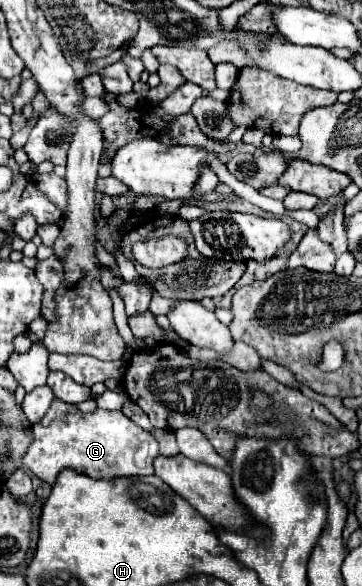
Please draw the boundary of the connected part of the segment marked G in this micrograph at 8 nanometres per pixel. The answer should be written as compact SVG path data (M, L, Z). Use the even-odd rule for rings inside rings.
M52 402L40 422L32 426L34 440L28 446L22 464L42 482L54 486L58 474L70 468L78 474L112 480L120 476L148 476L154 474L152 462L158 458L156 438L134 424L122 412L108 412L96 408L94 412L82 412L68 402Z

